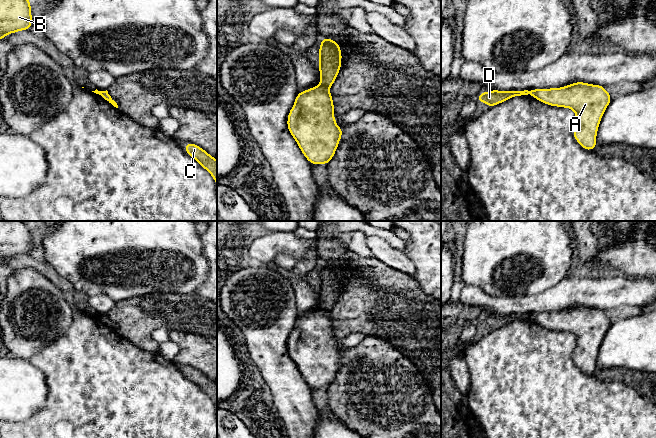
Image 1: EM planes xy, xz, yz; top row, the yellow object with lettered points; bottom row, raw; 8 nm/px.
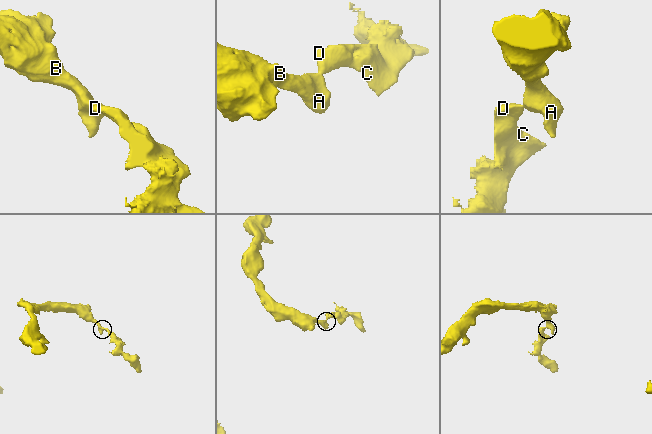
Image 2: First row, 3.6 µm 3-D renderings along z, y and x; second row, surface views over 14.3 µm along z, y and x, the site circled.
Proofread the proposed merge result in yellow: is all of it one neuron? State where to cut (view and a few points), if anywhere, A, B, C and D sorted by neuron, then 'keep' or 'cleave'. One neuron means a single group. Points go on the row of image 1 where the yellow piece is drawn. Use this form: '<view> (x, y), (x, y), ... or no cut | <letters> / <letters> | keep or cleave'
xz (321, 84), (327, 89) | A B / C D | cleave

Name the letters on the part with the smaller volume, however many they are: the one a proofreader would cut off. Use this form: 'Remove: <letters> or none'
Remove: C, D

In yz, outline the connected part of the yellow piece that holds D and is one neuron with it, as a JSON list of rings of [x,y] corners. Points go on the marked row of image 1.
[[[492,90],[487,92],[482,92],[482,94],[477,96],[477,100],[482,103],[486,103],[490,108],[499,103],[505,102],[515,96],[528,95],[529,91],[499,91]]]

